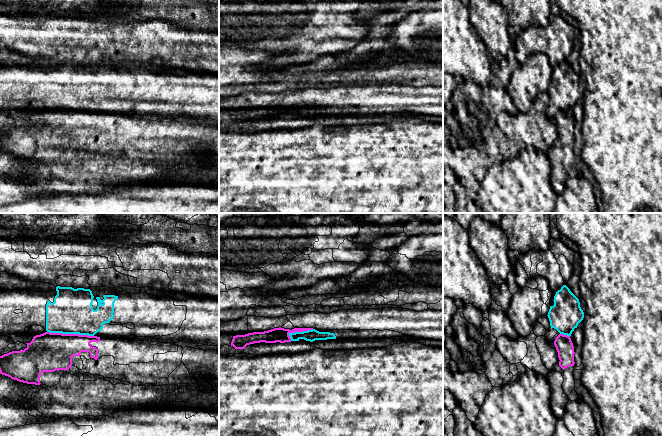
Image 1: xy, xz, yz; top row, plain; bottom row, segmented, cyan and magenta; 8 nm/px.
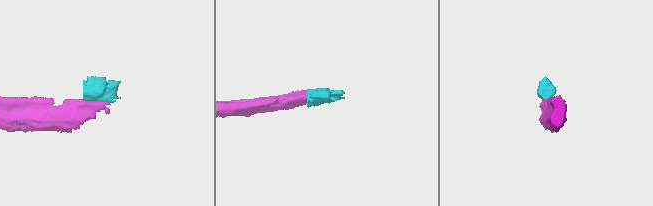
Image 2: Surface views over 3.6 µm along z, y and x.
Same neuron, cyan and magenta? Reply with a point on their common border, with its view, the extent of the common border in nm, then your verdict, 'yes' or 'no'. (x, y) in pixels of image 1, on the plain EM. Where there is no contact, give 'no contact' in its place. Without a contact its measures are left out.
contact xy (70, 109); length 380 nm; no

